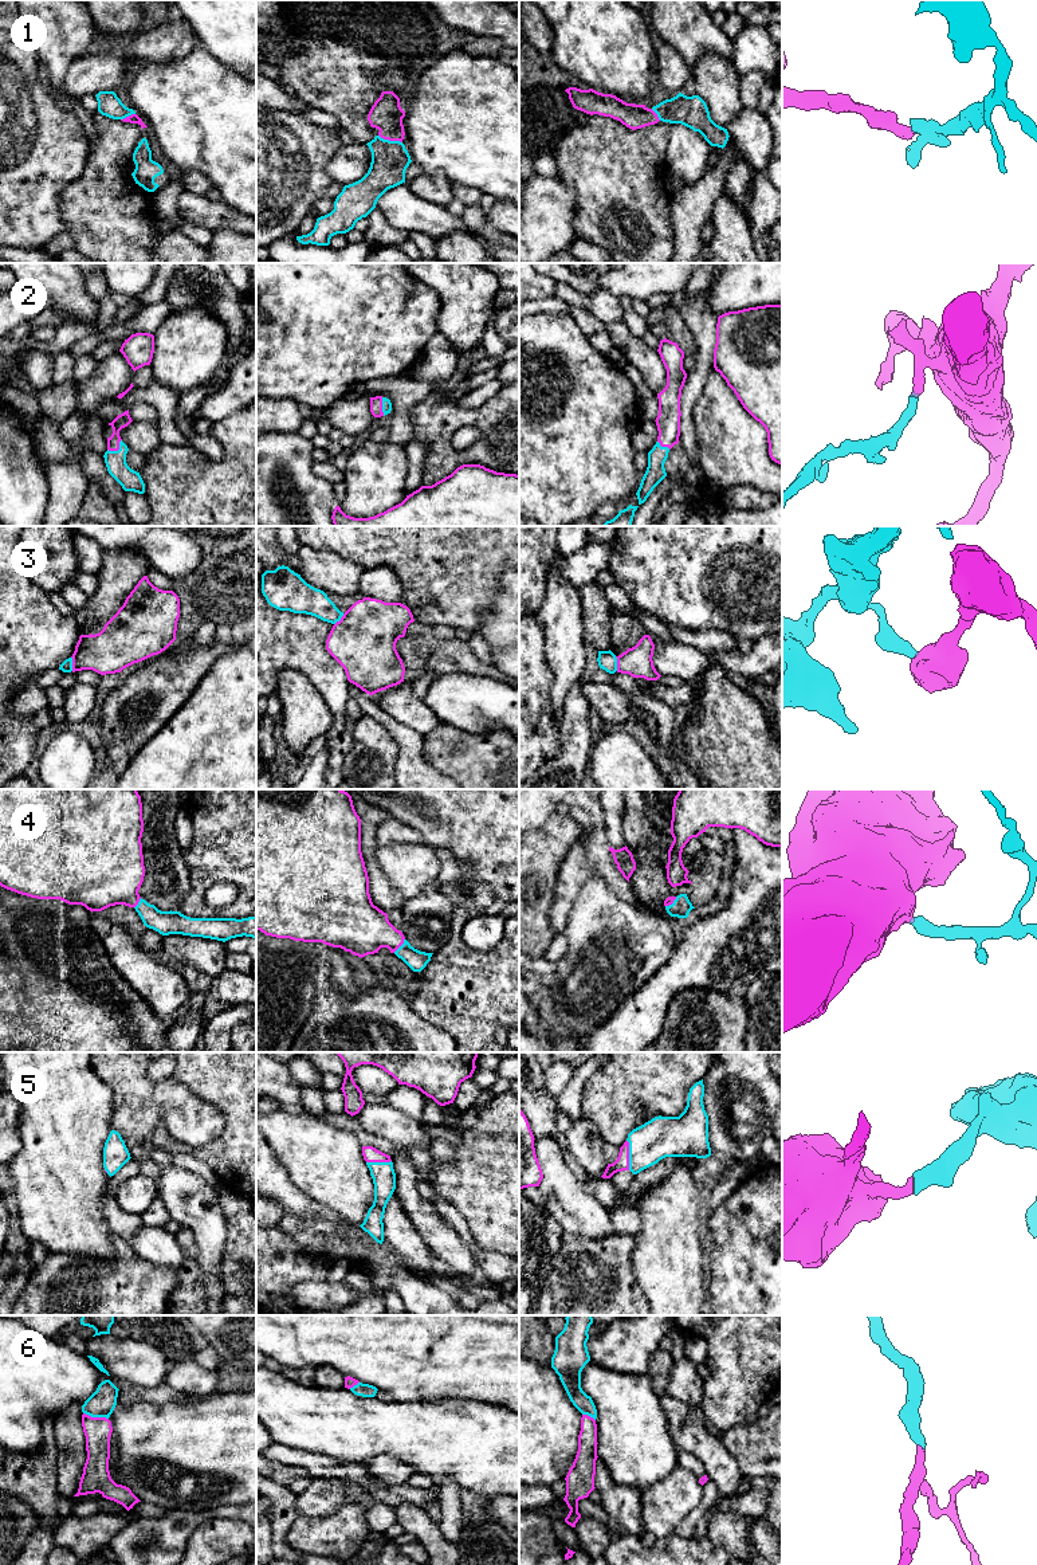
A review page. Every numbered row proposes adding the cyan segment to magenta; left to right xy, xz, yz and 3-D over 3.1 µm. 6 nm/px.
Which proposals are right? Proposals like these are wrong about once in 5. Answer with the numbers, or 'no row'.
1, 2, 4, 5, 6

